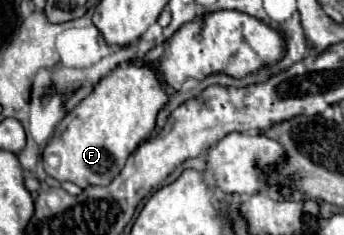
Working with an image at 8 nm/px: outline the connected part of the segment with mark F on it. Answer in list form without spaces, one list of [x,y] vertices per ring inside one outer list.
[[[129,62],[117,66],[59,122],[43,152],[45,172],[59,182],[69,180],[81,188],[111,184],[121,172],[127,156],[149,138],[155,128],[157,112],[165,104],[165,84],[157,80],[151,66],[131,66]]]

